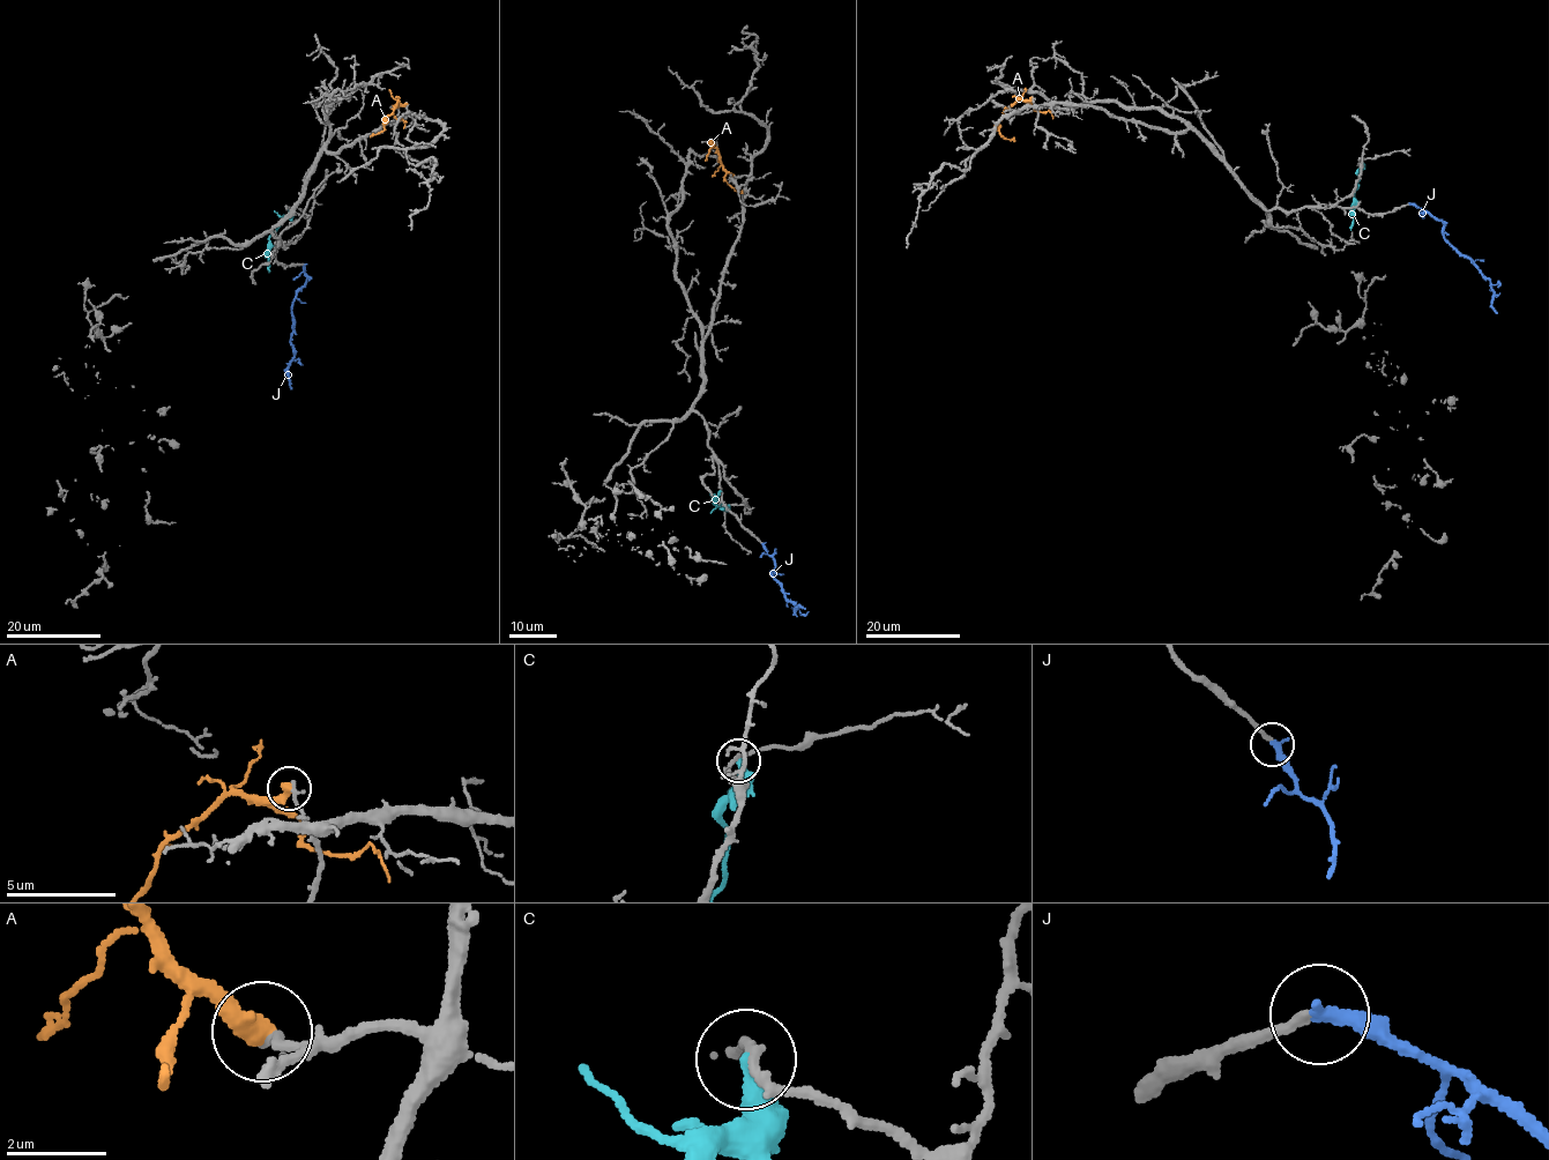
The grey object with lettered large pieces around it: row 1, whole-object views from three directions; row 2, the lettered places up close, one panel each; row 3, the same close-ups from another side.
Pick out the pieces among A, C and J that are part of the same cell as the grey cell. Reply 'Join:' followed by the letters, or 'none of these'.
Join: J

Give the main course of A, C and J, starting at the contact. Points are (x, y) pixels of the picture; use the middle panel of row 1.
A: (732, 176), (712, 144), (706, 161)
C: (723, 510), (712, 499), (720, 491)
J: (762, 543), (773, 557), (772, 573), (787, 600), (795, 610), (799, 605), (805, 609)

